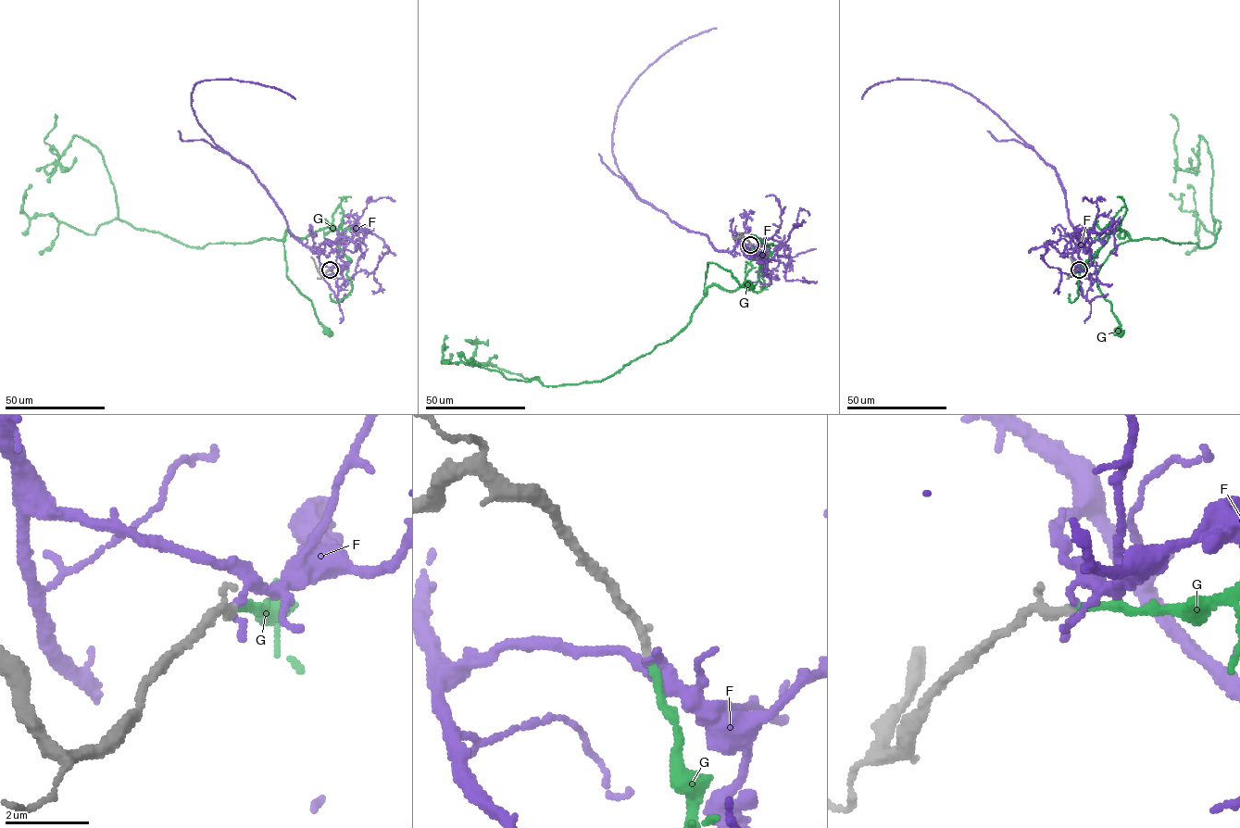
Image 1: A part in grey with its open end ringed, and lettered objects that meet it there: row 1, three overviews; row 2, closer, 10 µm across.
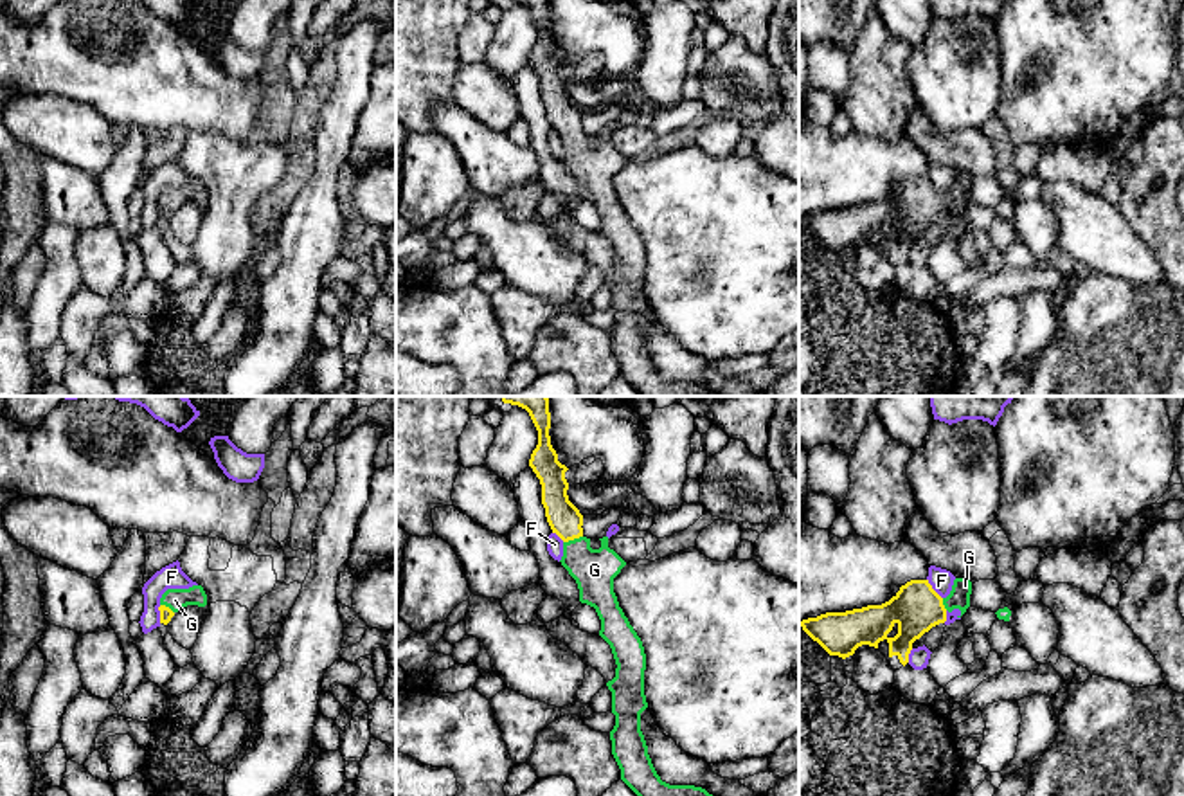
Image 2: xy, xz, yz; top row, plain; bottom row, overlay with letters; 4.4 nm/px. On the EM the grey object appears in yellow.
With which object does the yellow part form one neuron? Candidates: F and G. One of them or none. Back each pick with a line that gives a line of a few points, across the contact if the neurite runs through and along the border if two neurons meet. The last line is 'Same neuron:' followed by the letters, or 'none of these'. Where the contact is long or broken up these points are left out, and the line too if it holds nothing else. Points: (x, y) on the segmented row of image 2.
G: line xz (564, 517), (573, 539), (576, 551), (594, 569)
Same neuron: G

